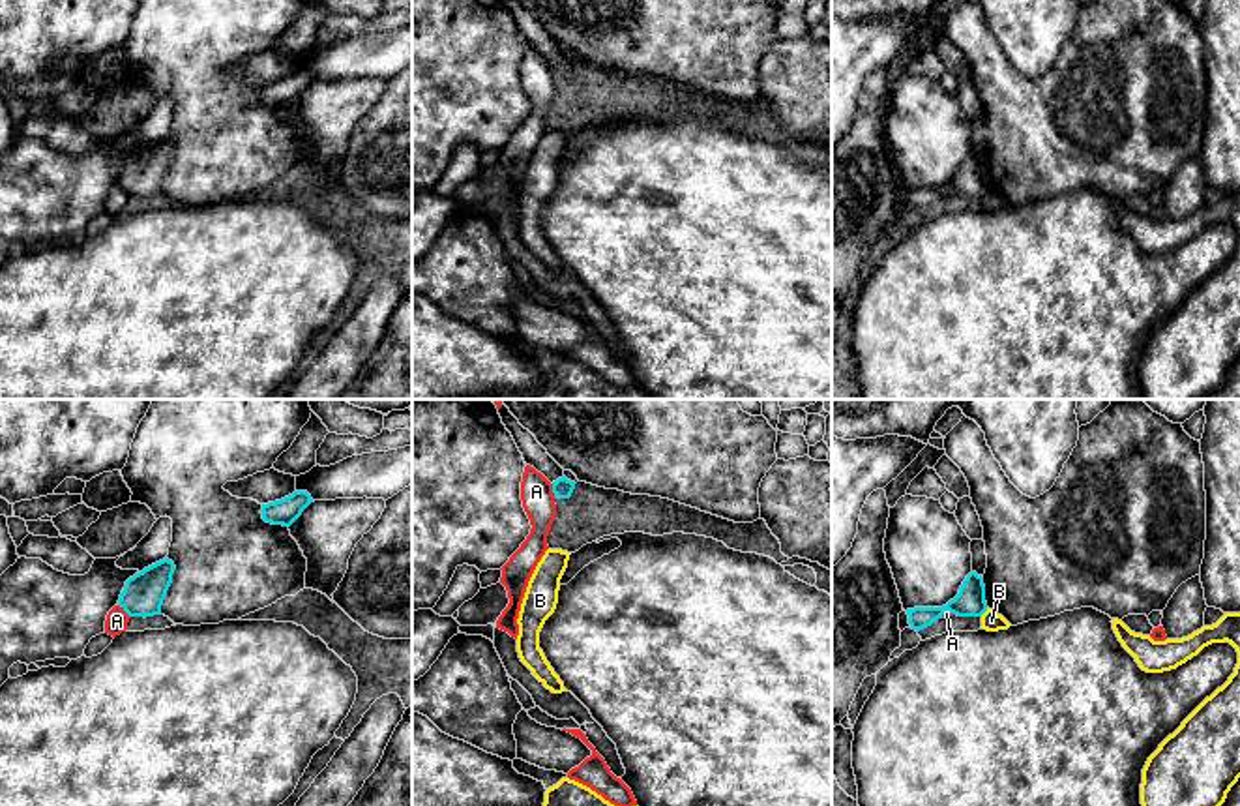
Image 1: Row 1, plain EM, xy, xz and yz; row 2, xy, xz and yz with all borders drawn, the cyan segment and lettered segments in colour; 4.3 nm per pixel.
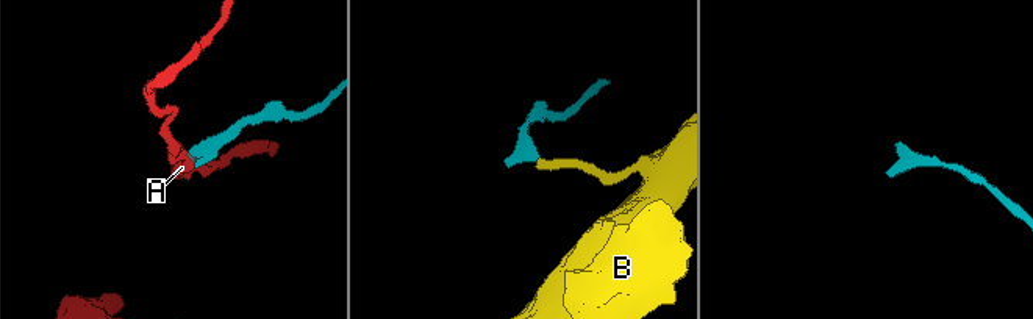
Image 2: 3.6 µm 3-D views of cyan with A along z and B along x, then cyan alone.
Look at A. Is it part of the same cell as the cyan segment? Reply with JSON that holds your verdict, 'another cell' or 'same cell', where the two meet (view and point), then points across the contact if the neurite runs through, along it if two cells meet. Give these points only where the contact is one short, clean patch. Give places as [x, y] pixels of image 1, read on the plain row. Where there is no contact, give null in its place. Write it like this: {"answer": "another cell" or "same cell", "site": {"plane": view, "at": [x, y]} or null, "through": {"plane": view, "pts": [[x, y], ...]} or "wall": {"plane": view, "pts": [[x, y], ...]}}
{"answer": "another cell", "site": {"plane": "xy", "at": [124, 190]}, "wall": {"plane": "xy", "pts": [[118, 184], [130, 197]]}}

